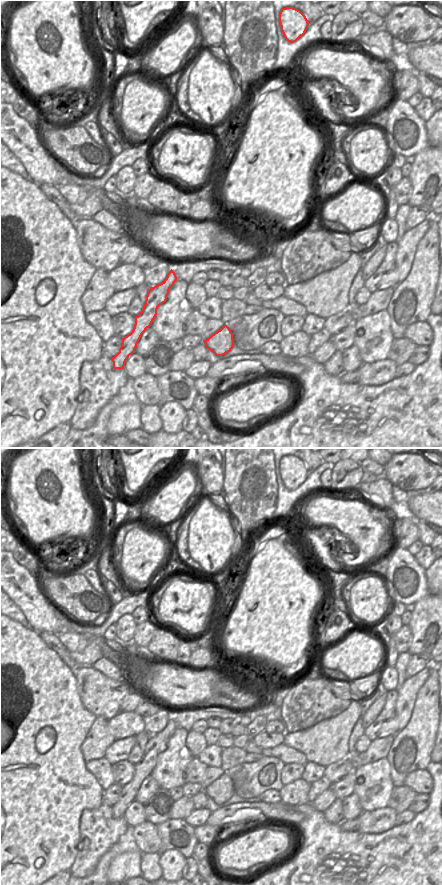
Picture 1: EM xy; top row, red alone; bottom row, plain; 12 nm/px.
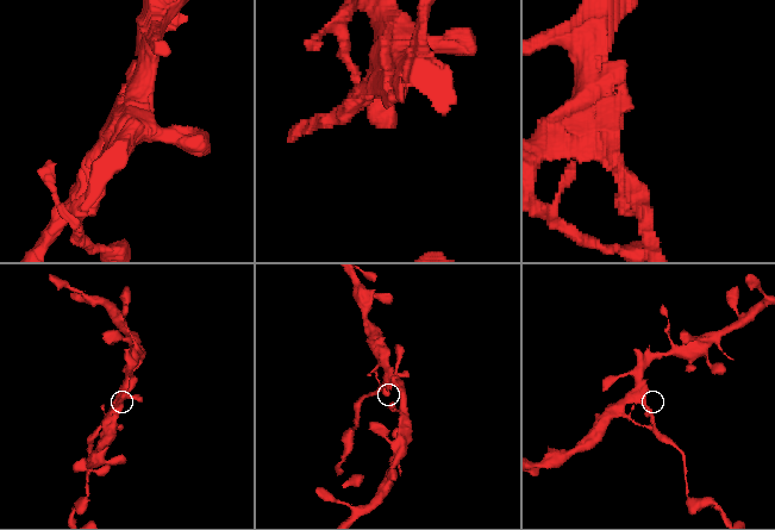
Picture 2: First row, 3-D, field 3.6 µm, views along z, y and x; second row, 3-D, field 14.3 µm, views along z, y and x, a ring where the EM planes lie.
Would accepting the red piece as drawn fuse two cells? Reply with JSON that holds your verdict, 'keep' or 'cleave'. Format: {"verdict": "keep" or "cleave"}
{"verdict": "cleave"}

